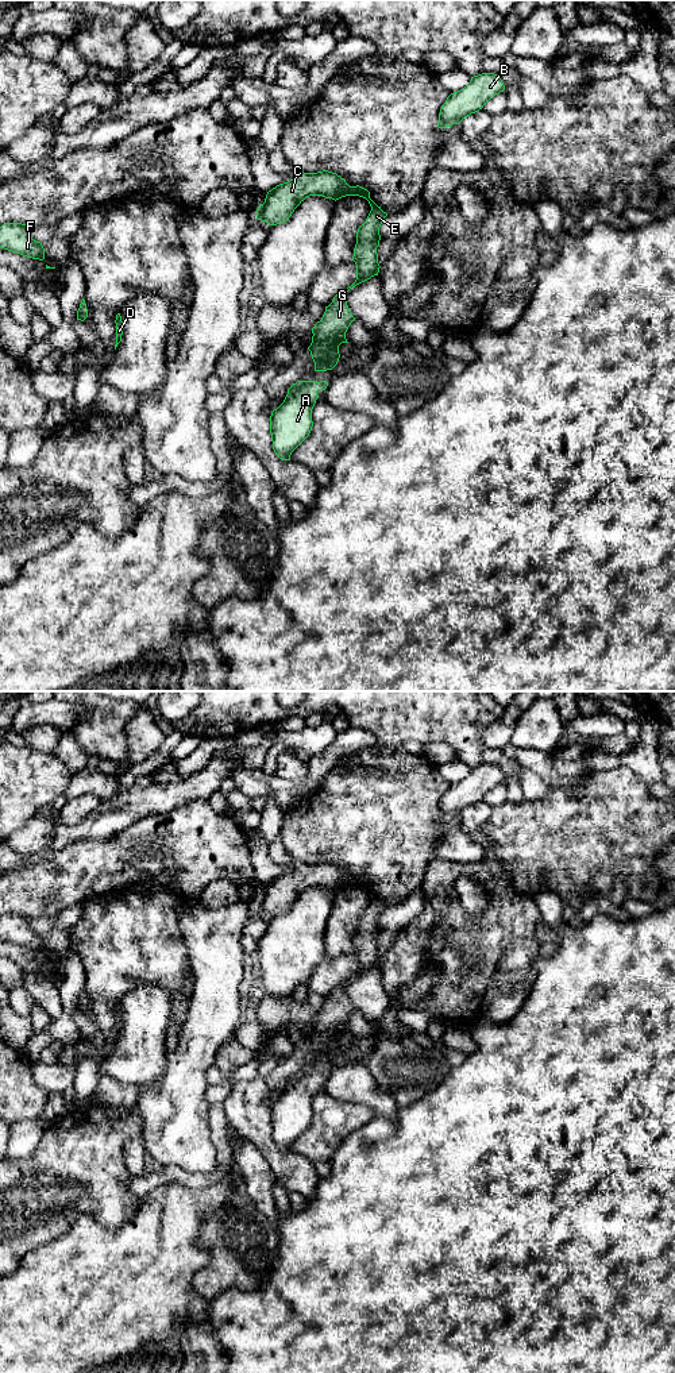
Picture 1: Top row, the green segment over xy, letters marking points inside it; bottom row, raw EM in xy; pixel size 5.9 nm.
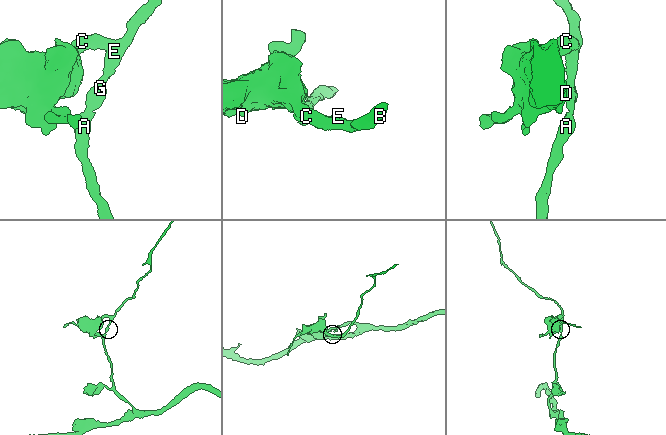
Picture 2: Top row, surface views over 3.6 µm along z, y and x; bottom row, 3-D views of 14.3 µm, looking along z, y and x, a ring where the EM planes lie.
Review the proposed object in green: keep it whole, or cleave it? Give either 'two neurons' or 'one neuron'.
one neuron

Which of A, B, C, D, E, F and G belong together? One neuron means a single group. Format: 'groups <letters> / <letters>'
groups A B C D E F G

